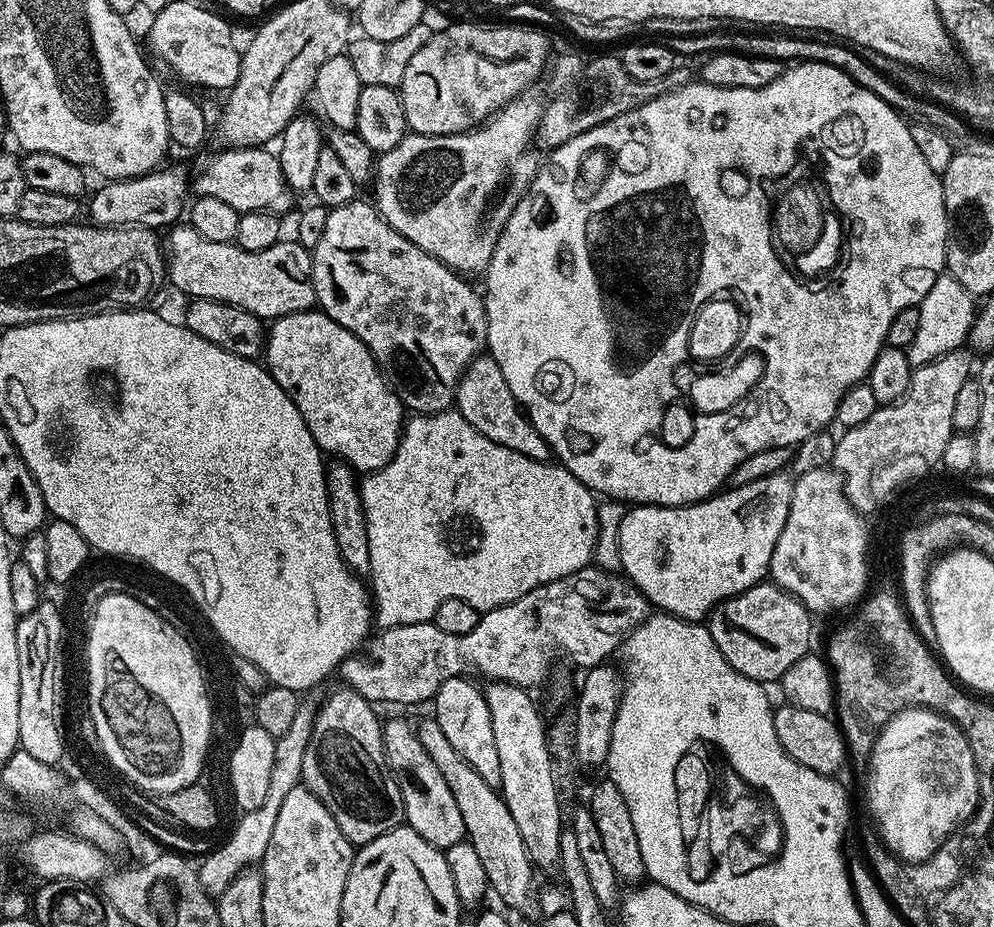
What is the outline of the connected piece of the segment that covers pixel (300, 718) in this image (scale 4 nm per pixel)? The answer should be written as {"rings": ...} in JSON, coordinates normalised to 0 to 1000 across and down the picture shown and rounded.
{"rings":[[[316,749],[305,752],[299,762],[298,771],[288,792],[279,797],[276,813],[275,833],[272,834],[271,853],[268,862],[260,873],[244,877],[238,887],[235,898],[227,909],[211,920],[205,930],[198,935],[200,954],[212,967],[220,967],[227,956],[235,949],[245,936],[263,931],[266,927],[268,914],[272,910],[272,903],[276,898],[276,890],[280,885],[280,877],[284,872],[284,864],[293,852],[303,845],[303,828],[308,805],[311,804],[312,792],[315,791],[315,781],[321,768],[322,755]]]}

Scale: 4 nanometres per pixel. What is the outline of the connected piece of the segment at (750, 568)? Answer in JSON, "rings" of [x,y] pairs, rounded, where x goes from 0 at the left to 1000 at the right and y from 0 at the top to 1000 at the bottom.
{"rings":[[[792,508],[751,520],[744,526],[725,529],[700,544],[685,548],[666,548],[646,544],[631,549],[624,564],[624,613],[627,620],[645,639],[657,657],[682,665],[685,669],[704,671],[727,647],[738,645],[774,620],[775,602],[783,589],[783,576],[795,554],[798,515]]]}

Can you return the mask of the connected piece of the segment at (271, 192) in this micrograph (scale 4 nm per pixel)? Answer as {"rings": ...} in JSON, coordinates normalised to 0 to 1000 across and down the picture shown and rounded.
{"rings":[[[266,157],[257,160],[235,160],[224,162],[219,168],[215,169],[201,187],[195,190],[195,207],[198,213],[214,211],[222,215],[228,222],[233,222],[237,229],[277,229],[287,231],[294,224],[295,204],[292,202],[289,192],[282,182],[282,170],[277,163],[269,164],[271,161]]]}

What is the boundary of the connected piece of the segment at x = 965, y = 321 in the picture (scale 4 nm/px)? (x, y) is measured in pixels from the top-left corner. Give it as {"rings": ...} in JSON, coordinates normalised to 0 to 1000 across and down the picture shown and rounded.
{"rings":[[[947,296],[940,309],[936,309],[936,317],[928,321],[924,331],[924,360],[920,360],[920,369],[915,369],[911,376],[919,398],[969,376],[984,335],[984,328],[978,316],[972,313],[972,309],[968,309],[968,304],[964,304],[964,300],[953,296]]]}

